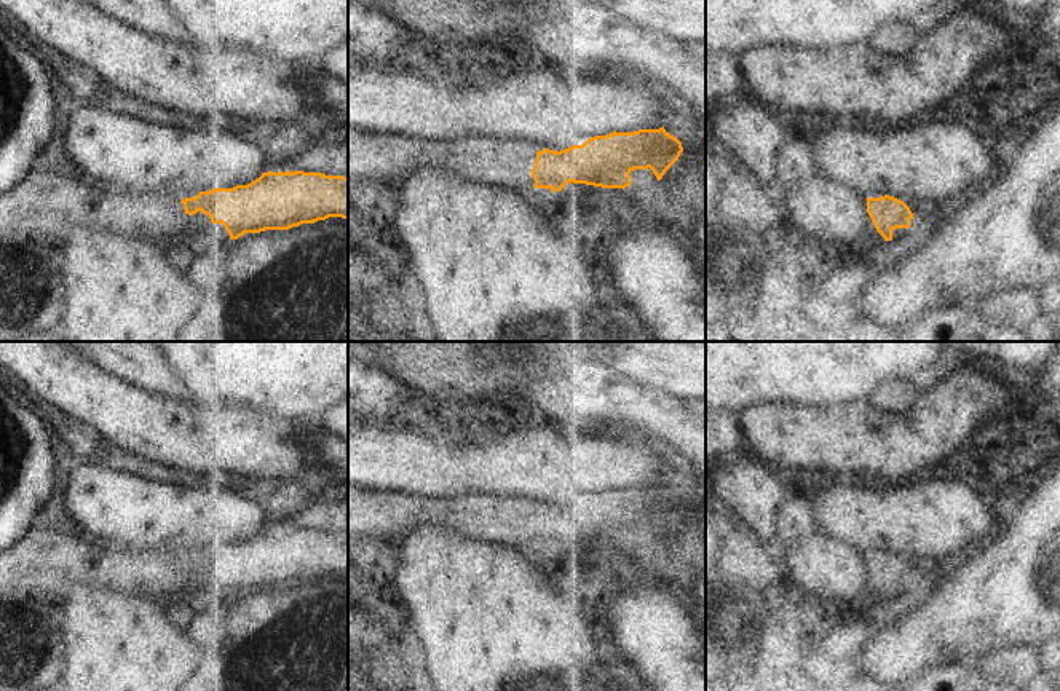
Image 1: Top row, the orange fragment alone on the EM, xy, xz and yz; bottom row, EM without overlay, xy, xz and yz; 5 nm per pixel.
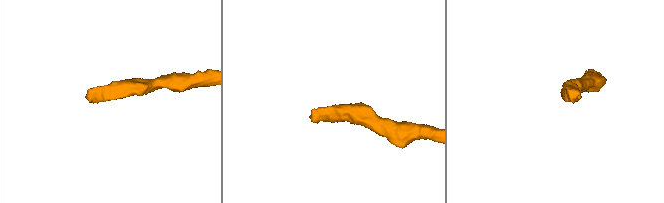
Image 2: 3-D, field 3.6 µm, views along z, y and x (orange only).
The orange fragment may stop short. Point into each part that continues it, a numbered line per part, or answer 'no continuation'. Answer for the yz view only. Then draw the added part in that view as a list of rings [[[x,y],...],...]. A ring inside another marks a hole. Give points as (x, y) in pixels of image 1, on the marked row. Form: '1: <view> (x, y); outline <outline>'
no continuation

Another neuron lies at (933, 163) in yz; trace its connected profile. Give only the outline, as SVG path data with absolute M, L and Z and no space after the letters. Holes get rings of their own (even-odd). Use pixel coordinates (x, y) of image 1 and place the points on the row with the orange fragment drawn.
M928 115L897 126L841 123L814 129L813 161L829 179L849 187L864 198L884 195L904 201L913 217L948 212L969 193L987 185L999 169L1003 150L975 124L958 115Z

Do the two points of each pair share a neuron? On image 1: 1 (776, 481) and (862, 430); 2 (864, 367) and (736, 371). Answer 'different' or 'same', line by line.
1: different
2: same

